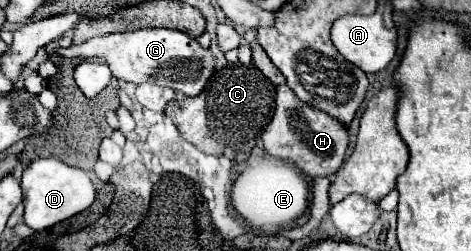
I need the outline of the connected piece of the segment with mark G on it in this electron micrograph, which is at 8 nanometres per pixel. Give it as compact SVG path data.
M138 29L126 33L110 33L102 37L88 39L82 45L72 45L68 49L58 49L62 57L80 57L80 59L104 59L116 79L130 83L152 81L176 91L182 91L188 97L198 95L214 71L214 57L210 49L202 49L196 39L176 29Z

